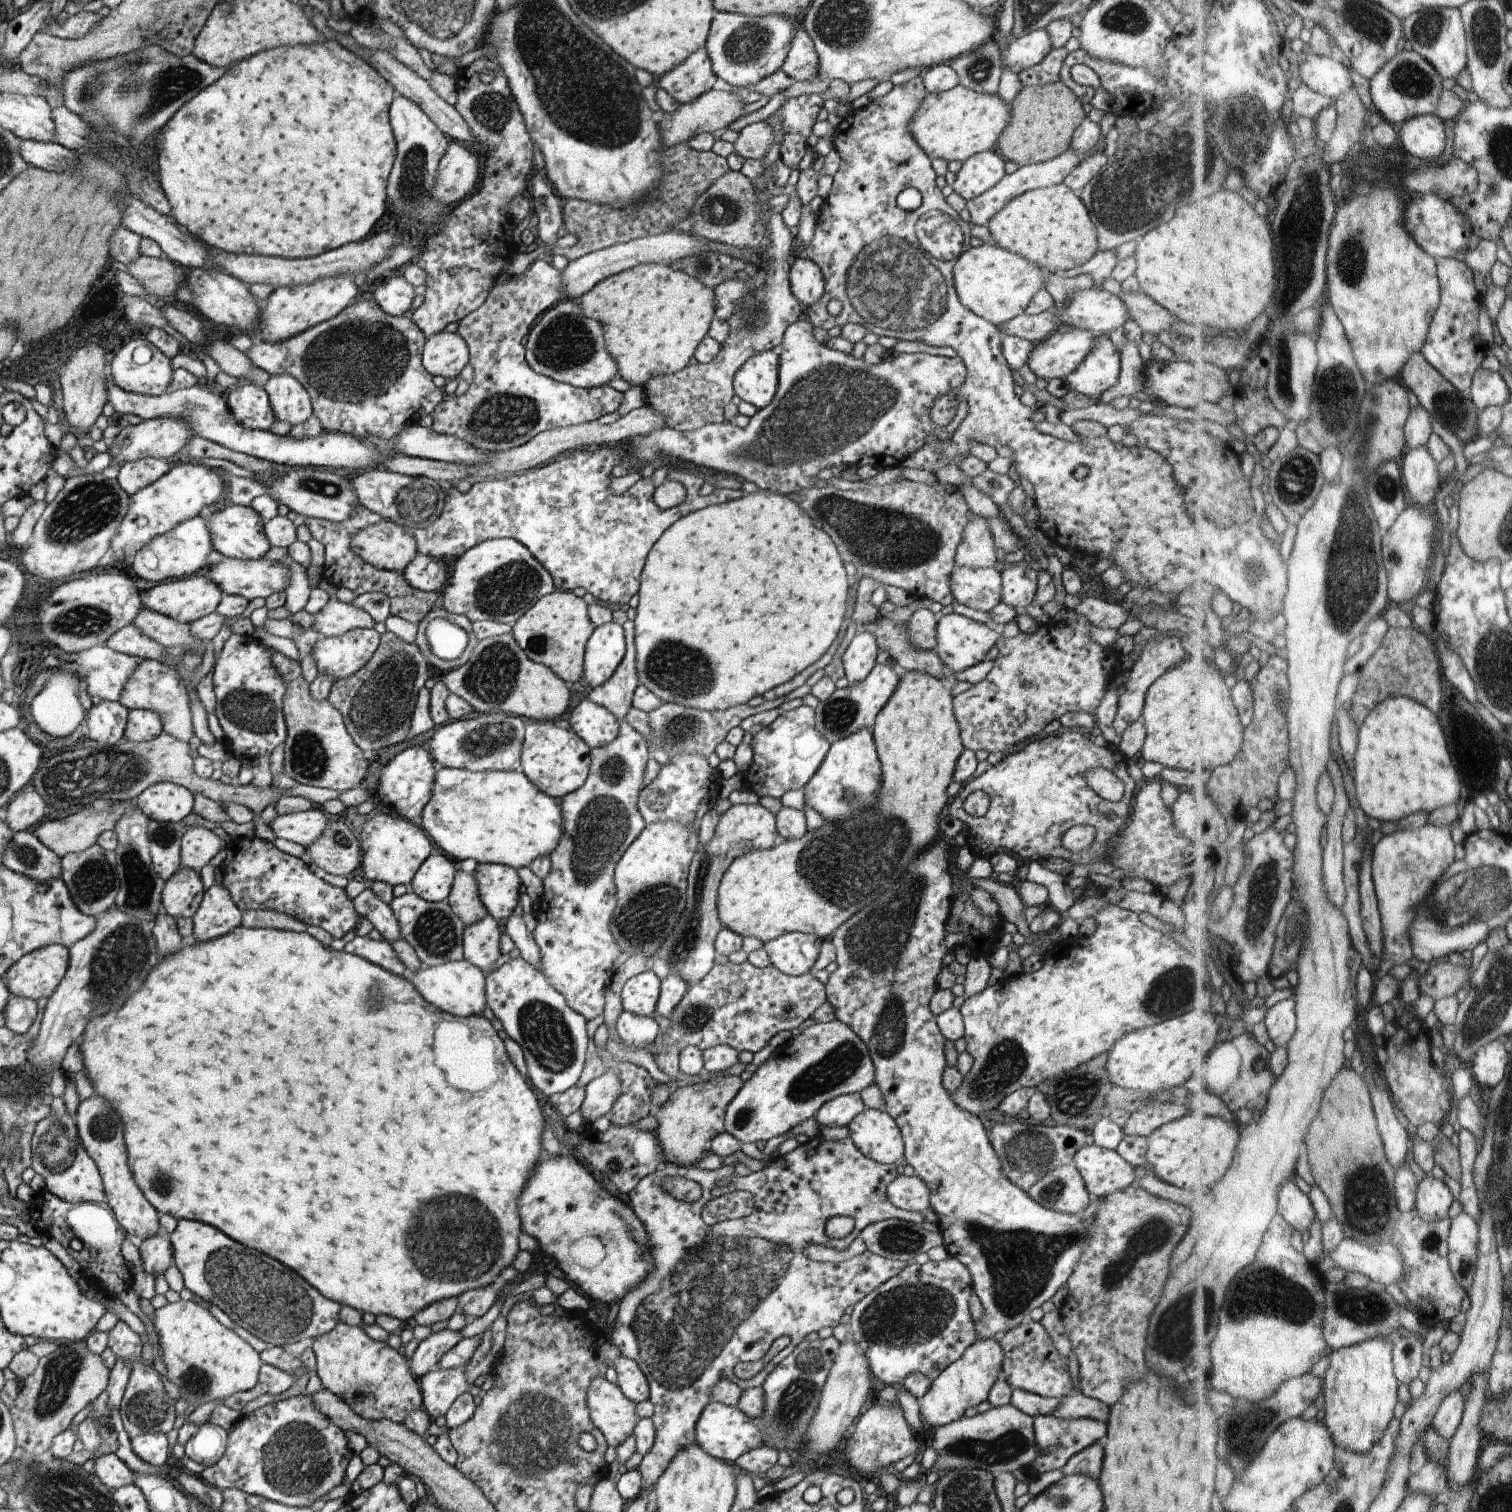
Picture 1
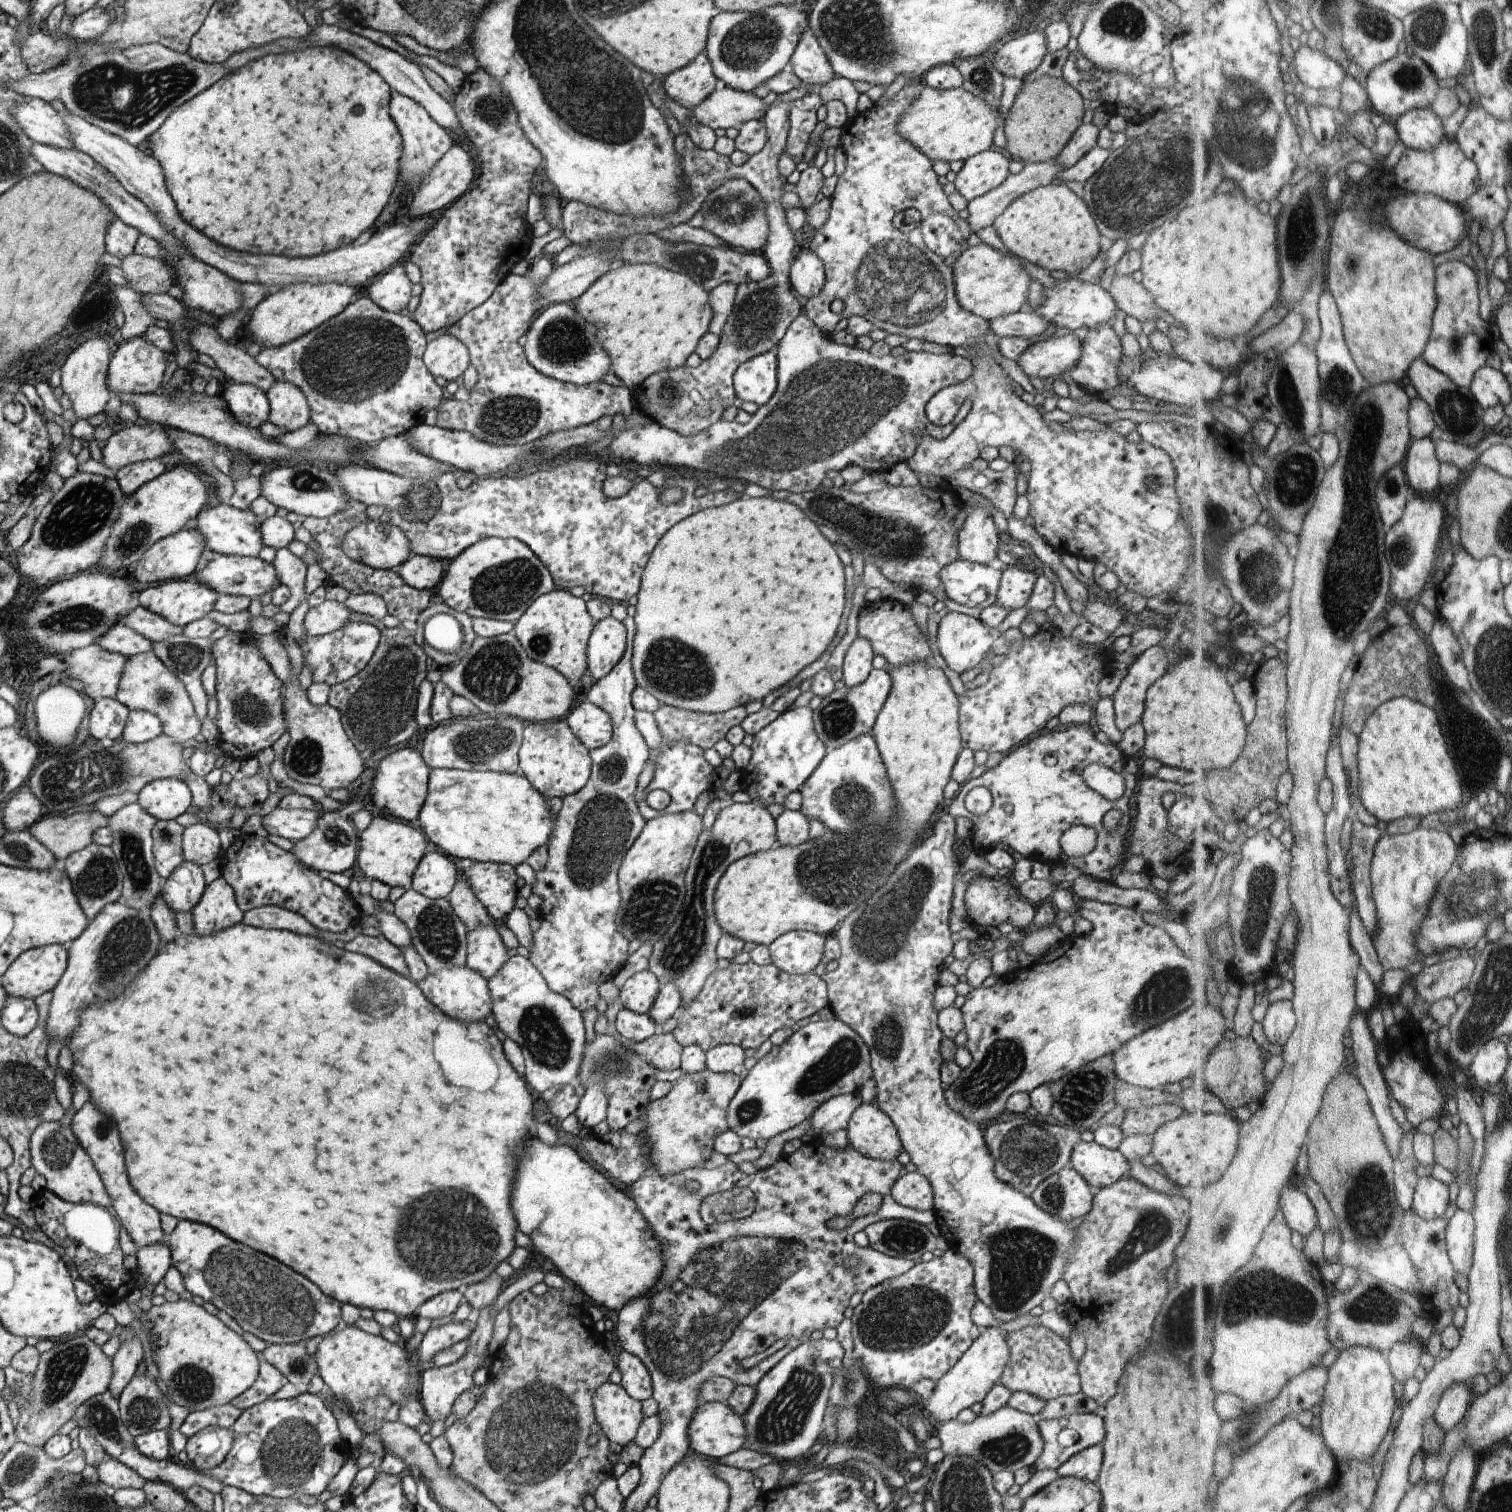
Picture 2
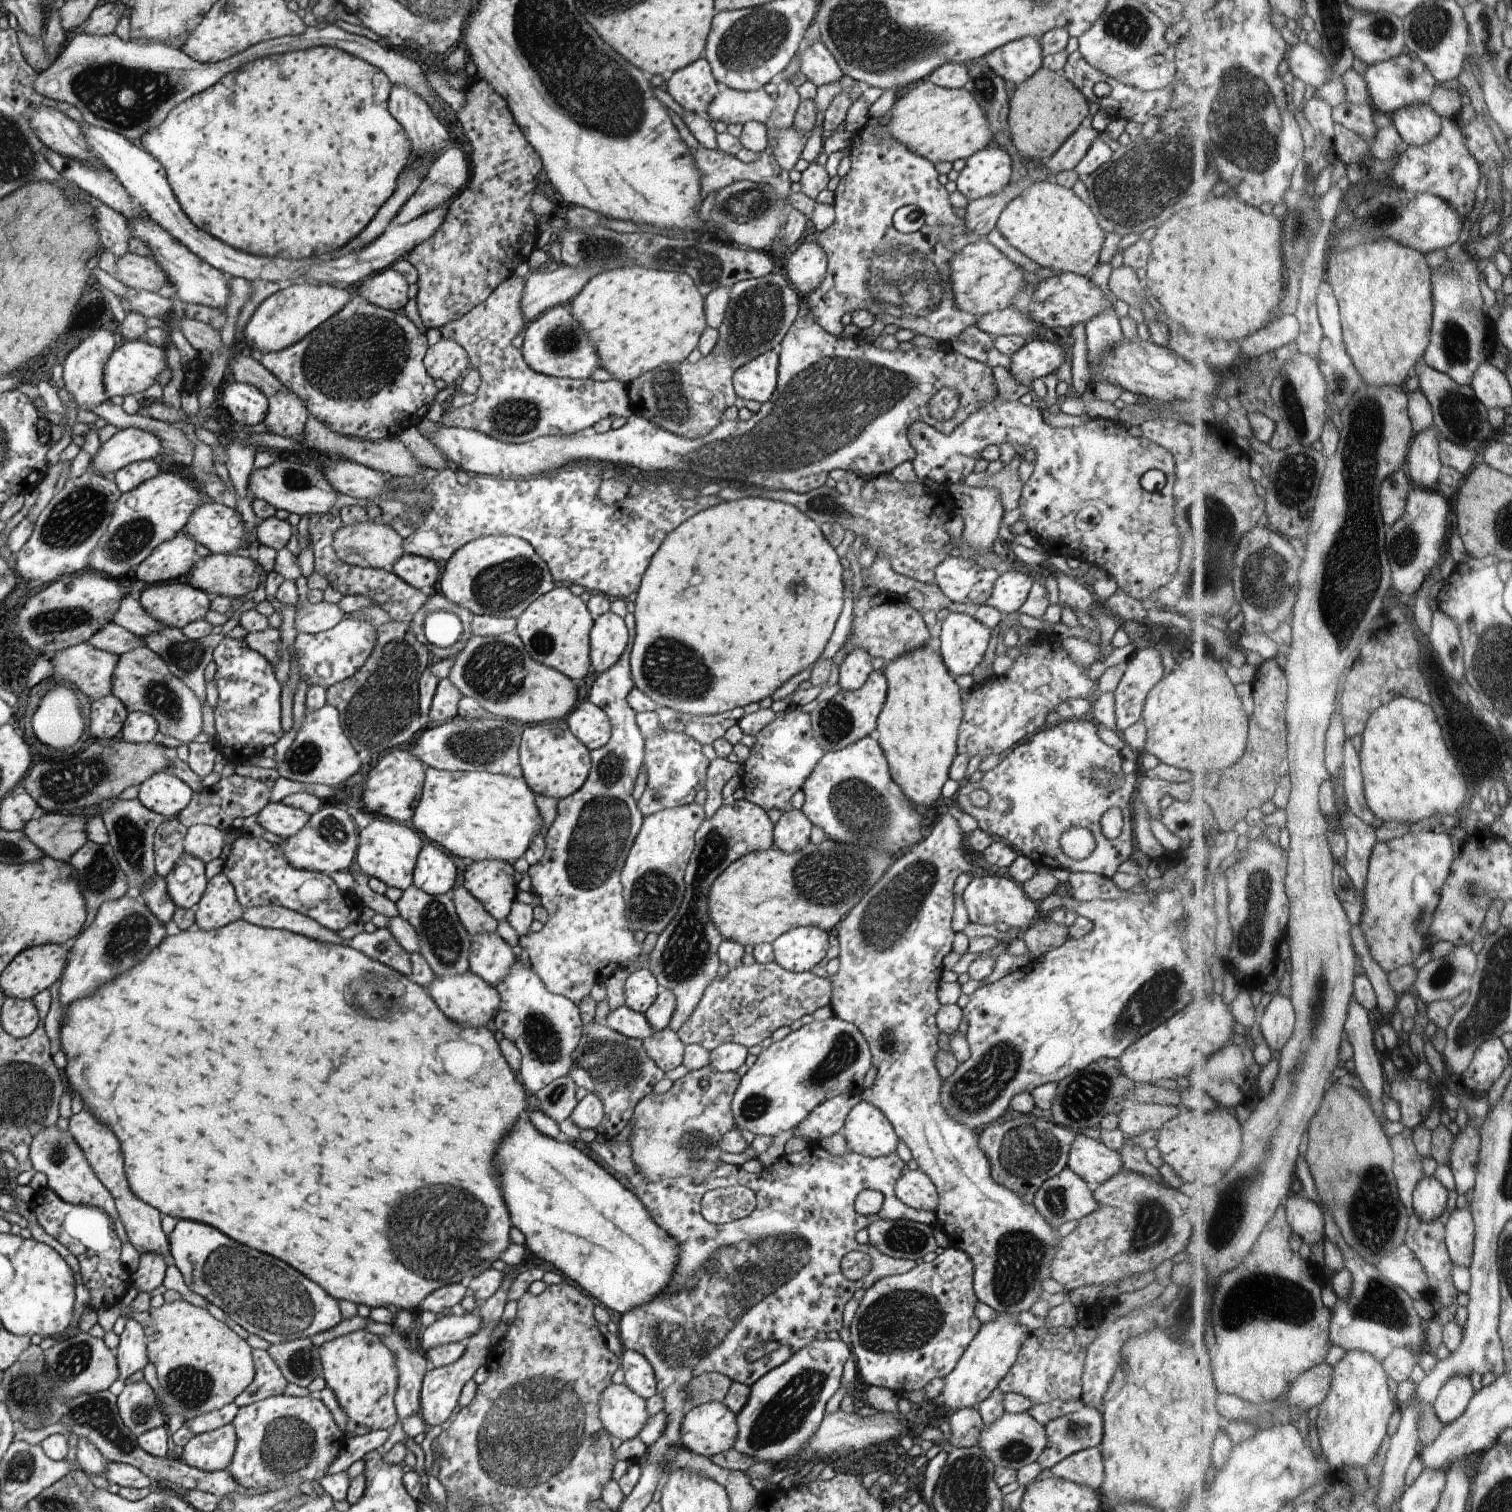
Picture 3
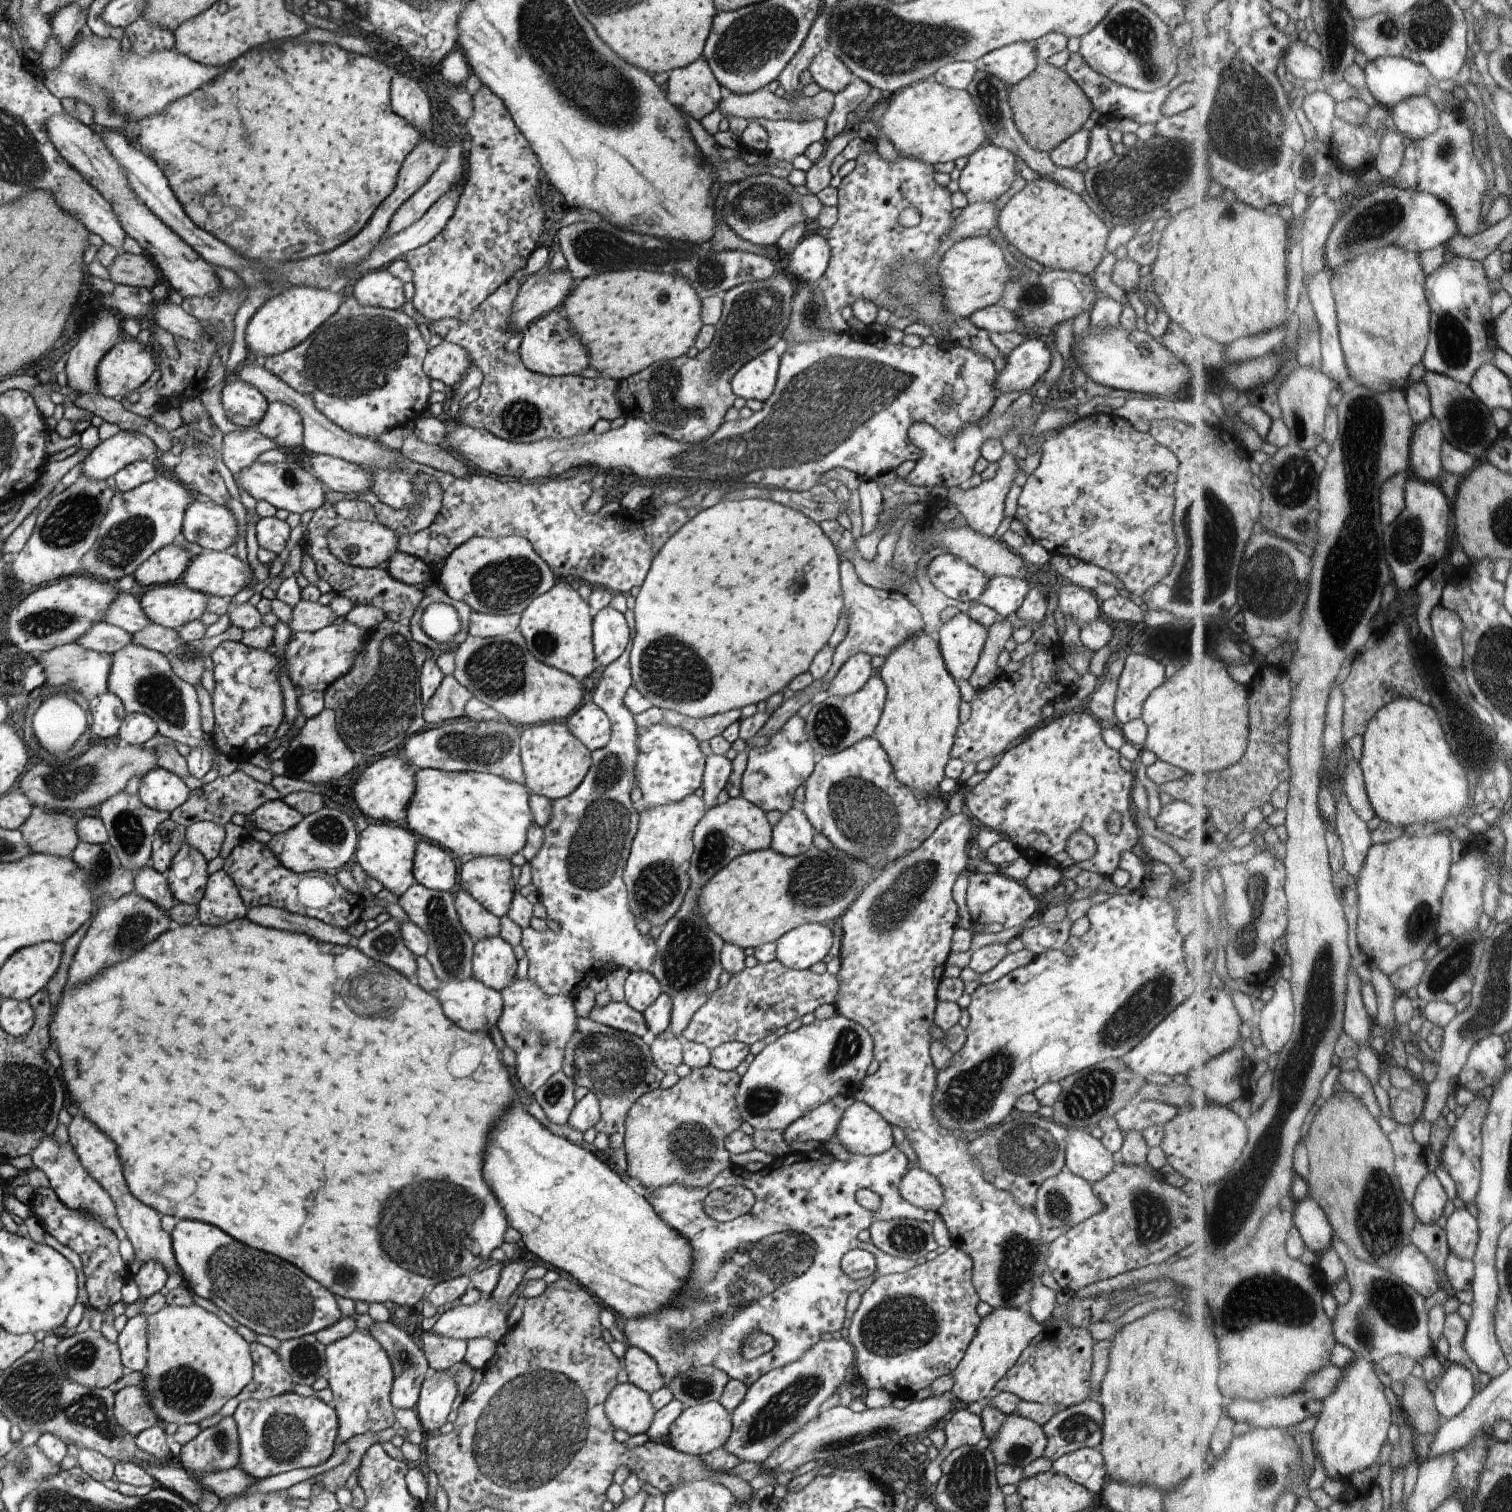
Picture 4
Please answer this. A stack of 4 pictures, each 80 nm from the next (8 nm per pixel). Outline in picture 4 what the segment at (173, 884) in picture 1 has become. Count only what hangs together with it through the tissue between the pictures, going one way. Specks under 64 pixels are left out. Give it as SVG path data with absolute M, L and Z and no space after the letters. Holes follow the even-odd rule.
M185 840L180 845L177 855L164 873L177 902L197 905L206 896L204 890L207 890L208 864L204 857L204 854Z

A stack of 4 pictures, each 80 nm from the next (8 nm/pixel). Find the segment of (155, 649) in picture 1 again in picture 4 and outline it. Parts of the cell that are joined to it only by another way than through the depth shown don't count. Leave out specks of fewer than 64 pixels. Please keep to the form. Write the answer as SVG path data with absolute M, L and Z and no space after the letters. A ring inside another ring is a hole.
M100 621L91 626L90 632L78 637L75 643L86 650L112 654L132 643L132 635L120 627Z

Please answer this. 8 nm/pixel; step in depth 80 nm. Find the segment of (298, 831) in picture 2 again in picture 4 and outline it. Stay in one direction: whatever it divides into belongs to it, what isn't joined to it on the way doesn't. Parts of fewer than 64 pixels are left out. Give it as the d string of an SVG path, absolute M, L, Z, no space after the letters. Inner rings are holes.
M274 799L256 807L246 818L256 829L275 835L295 827L304 816L283 799Z

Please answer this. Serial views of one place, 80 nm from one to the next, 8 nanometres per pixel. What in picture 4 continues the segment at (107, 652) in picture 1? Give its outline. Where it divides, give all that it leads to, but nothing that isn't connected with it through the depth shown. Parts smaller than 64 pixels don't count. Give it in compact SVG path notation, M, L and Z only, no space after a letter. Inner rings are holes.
M74 643L57 646L47 652L35 655L35 662L43 668L45 686L70 686L76 689L84 698L90 700L106 693L108 675L111 672L111 662L114 659L110 653L86 650Z

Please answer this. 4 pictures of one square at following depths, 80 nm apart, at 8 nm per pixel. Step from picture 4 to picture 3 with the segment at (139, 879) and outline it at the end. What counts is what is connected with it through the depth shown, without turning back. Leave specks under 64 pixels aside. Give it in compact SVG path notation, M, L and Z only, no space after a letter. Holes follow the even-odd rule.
M156 875L148 884L144 884L141 900L146 903L148 910L151 910L161 923L164 923L164 926L173 919L177 906L168 896L166 882L160 876Z

